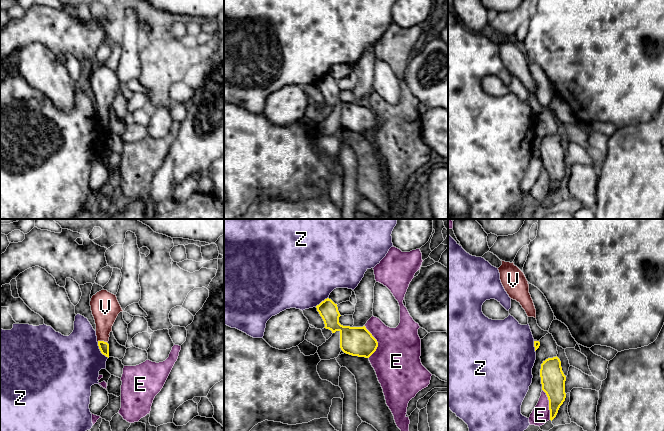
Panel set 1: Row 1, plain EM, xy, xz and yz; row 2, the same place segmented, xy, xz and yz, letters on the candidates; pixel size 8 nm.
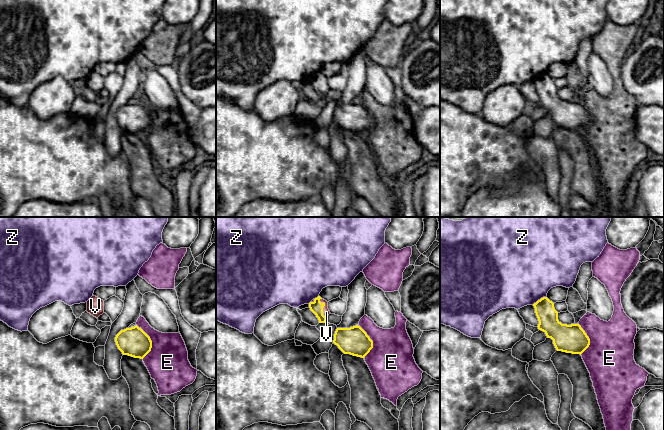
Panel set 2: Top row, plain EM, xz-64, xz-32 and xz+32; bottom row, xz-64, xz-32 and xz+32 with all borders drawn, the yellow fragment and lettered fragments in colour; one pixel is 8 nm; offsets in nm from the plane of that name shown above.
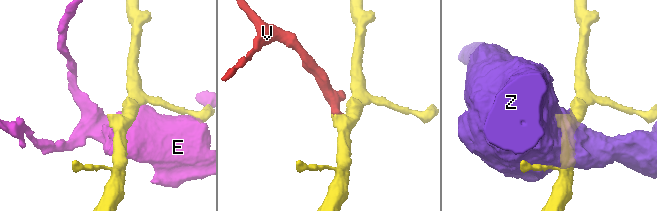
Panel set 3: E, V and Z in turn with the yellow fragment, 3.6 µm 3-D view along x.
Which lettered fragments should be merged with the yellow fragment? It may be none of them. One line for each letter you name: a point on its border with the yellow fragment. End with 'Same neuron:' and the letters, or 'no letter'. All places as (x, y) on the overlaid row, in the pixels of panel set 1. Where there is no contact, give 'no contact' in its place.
V: contact xy (102, 341)
Same neuron: V

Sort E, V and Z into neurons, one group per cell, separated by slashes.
E / V / Z

